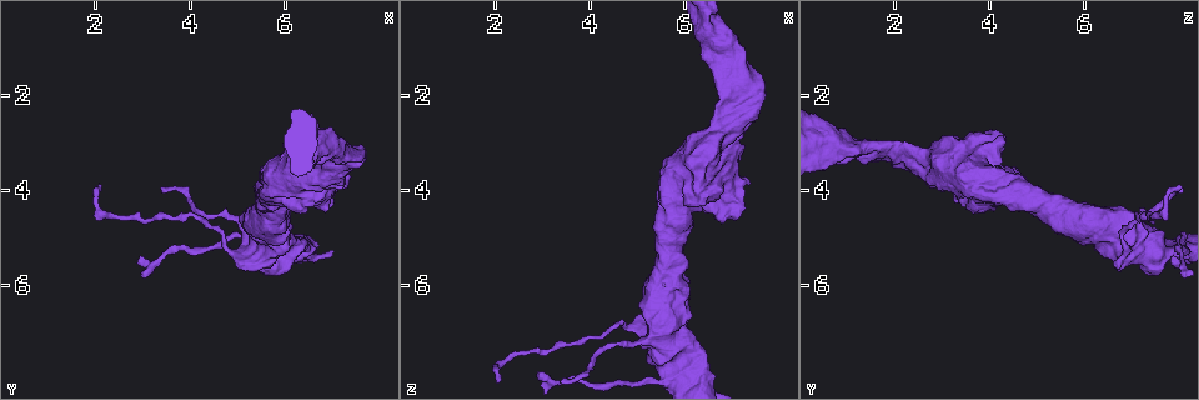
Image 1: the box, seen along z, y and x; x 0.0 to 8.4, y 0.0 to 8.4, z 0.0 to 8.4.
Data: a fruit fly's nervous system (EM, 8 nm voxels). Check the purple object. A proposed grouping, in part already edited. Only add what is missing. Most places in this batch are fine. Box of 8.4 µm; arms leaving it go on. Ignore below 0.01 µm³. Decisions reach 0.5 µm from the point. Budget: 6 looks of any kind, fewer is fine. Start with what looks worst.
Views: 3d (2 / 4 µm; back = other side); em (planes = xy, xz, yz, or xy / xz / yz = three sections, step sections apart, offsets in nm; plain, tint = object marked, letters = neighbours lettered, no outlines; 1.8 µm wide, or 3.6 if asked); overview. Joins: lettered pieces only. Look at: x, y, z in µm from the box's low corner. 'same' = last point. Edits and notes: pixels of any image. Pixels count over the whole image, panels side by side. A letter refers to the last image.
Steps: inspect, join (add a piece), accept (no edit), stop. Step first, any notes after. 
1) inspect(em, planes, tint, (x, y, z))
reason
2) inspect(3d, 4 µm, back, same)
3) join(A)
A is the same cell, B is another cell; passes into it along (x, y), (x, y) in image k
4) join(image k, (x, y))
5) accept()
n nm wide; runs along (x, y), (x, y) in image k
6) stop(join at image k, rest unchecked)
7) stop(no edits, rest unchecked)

inspect(3d, 4 µm, back, (5.60, 5.30, 7.50))
sharp bend

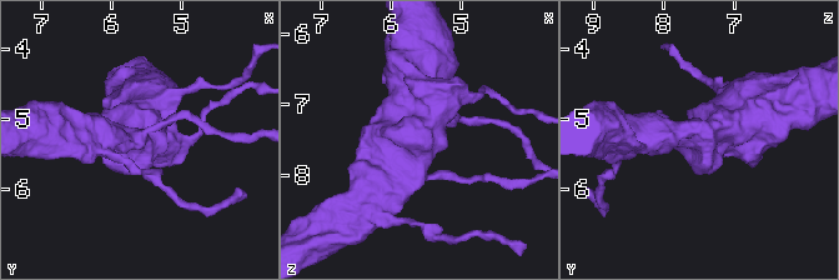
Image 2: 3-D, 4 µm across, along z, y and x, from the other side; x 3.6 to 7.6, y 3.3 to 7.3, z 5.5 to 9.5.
inspect(em, 3.6 µm, xy, step 16, letters, same)
need the tissue

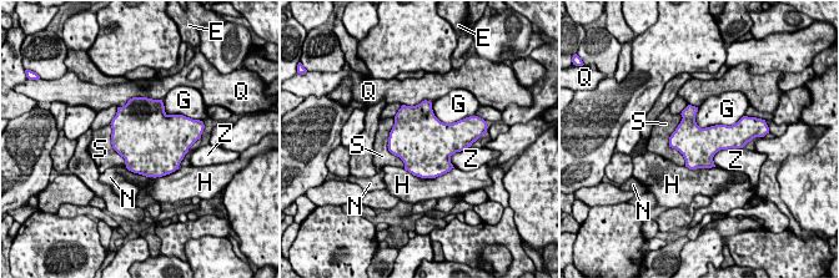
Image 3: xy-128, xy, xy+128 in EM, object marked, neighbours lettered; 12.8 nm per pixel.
accept()
480 nm wide; E, G, H, N, Q, S and Z are other cells; border along (694, 115), (701, 127), (737, 121) in image 3; none of them fits

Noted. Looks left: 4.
inspect(3d, 4 µm, (6.70, 3.00, 2.20))

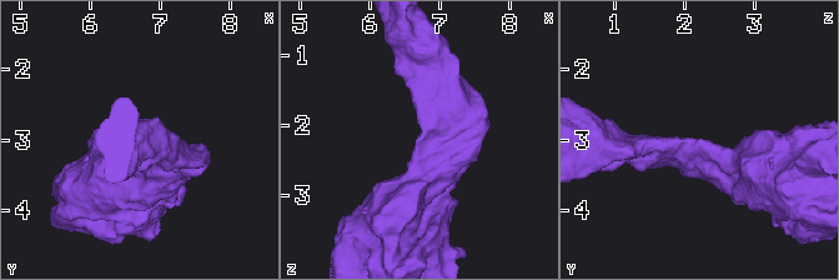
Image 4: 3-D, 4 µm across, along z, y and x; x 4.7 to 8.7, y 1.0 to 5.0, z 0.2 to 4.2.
inspect(em, xz, step 4, letters, (6.75, 3.00, 2.20))

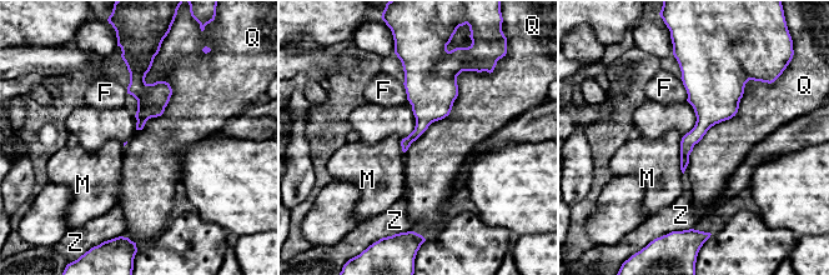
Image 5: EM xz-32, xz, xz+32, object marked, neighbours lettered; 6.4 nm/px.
accept()
Q touches over 800 nm; F, M, Q and Z are other cells; none of them fits

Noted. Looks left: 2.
stop(no edits, rest unchecked)

